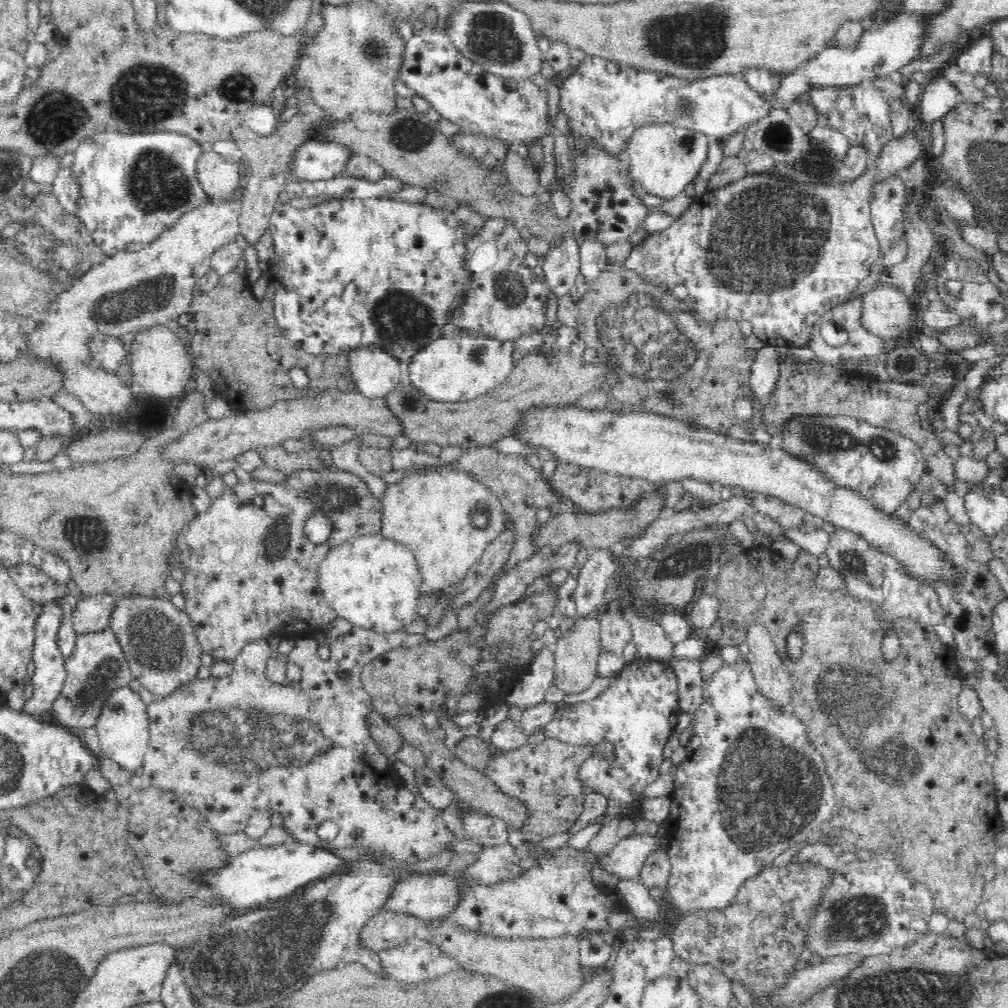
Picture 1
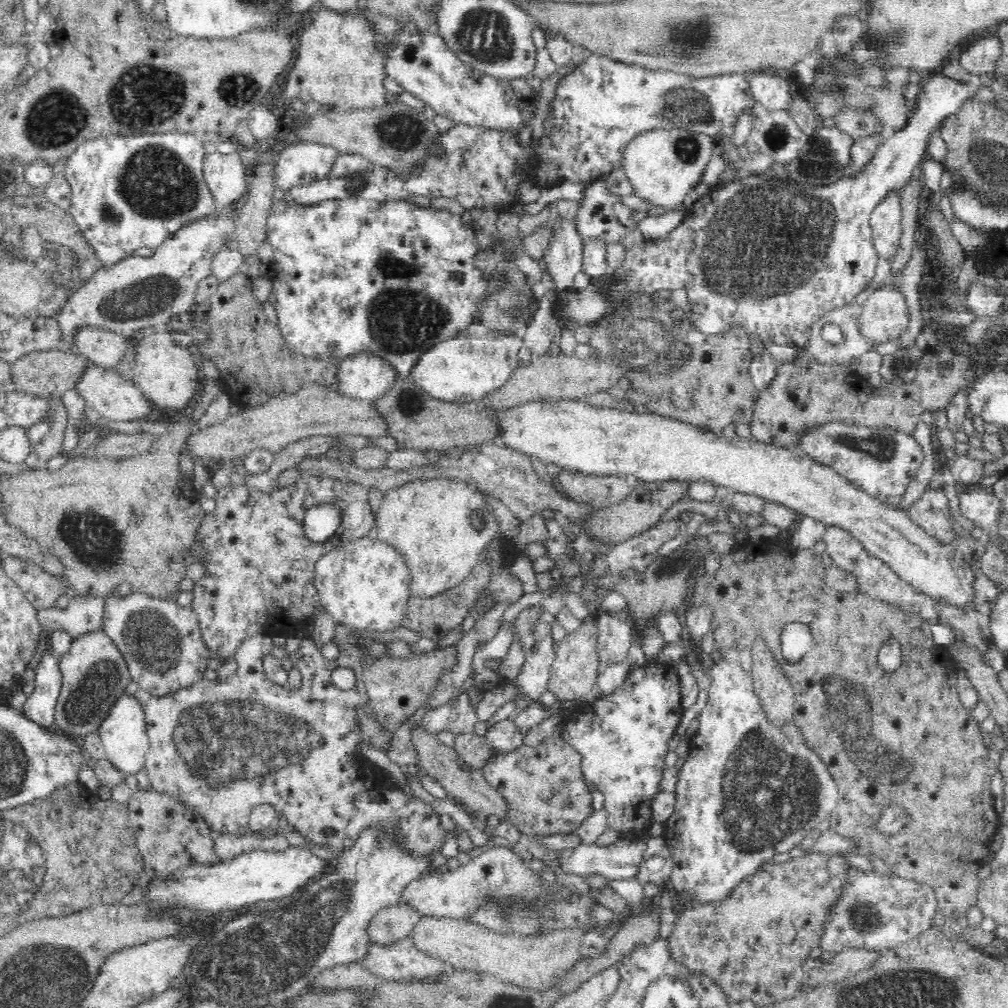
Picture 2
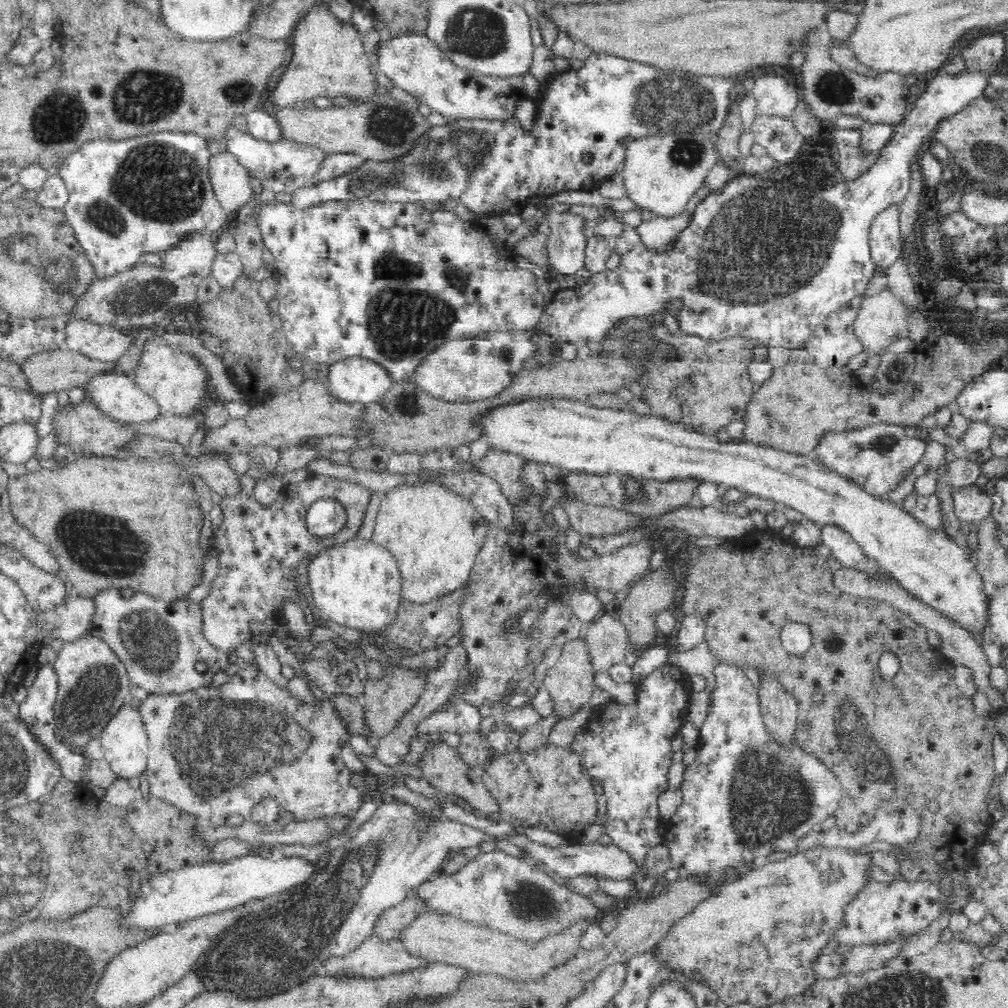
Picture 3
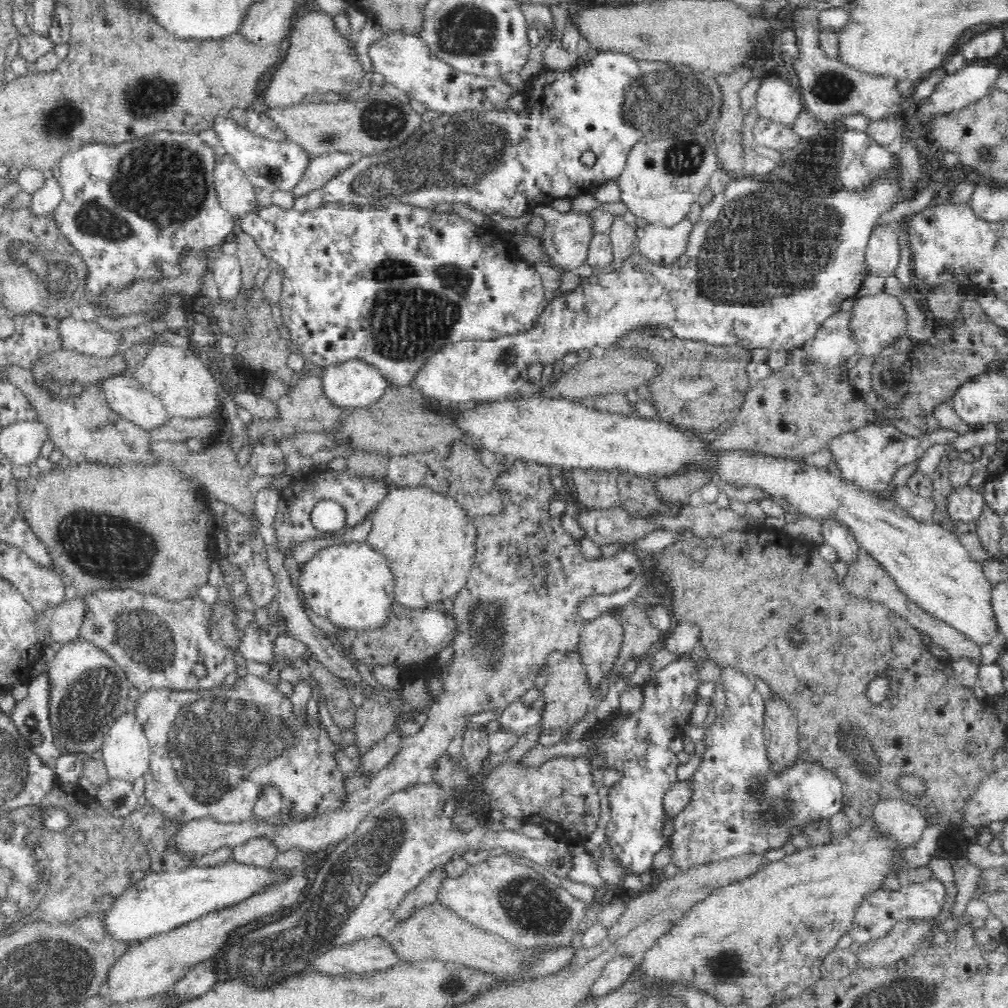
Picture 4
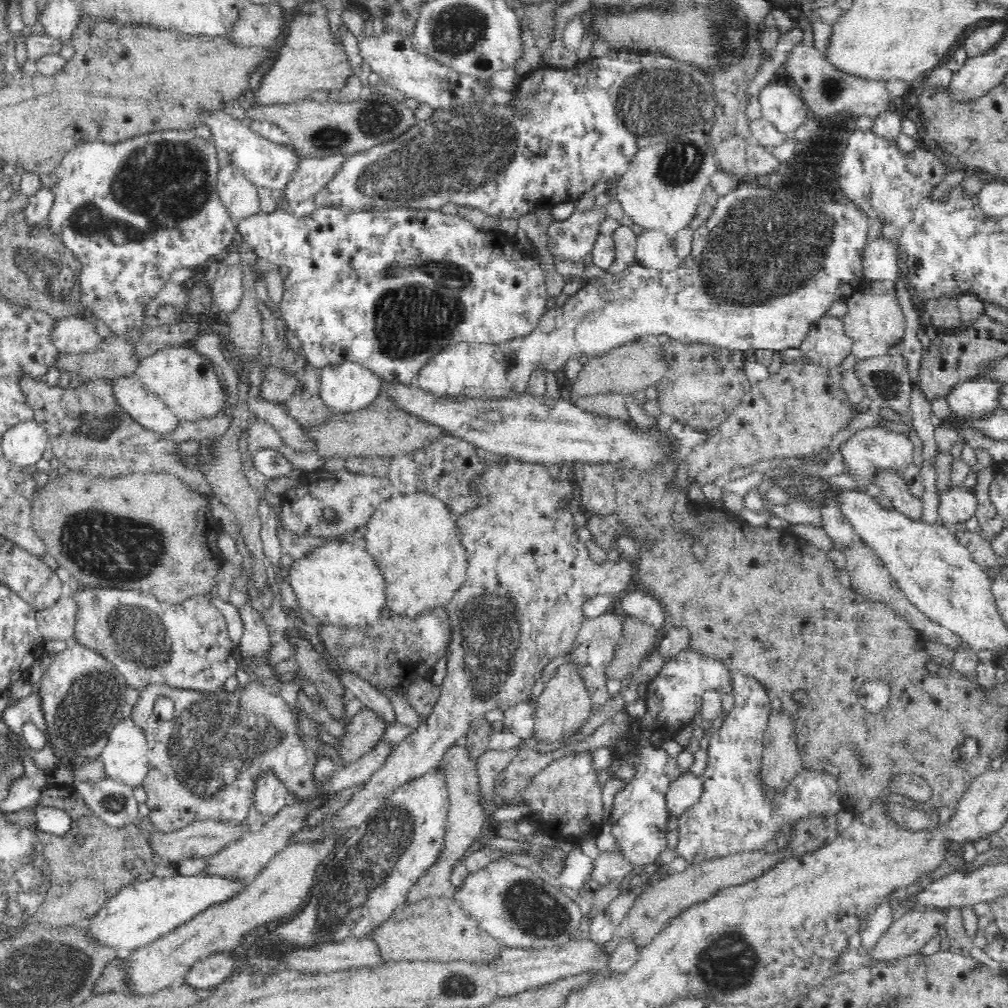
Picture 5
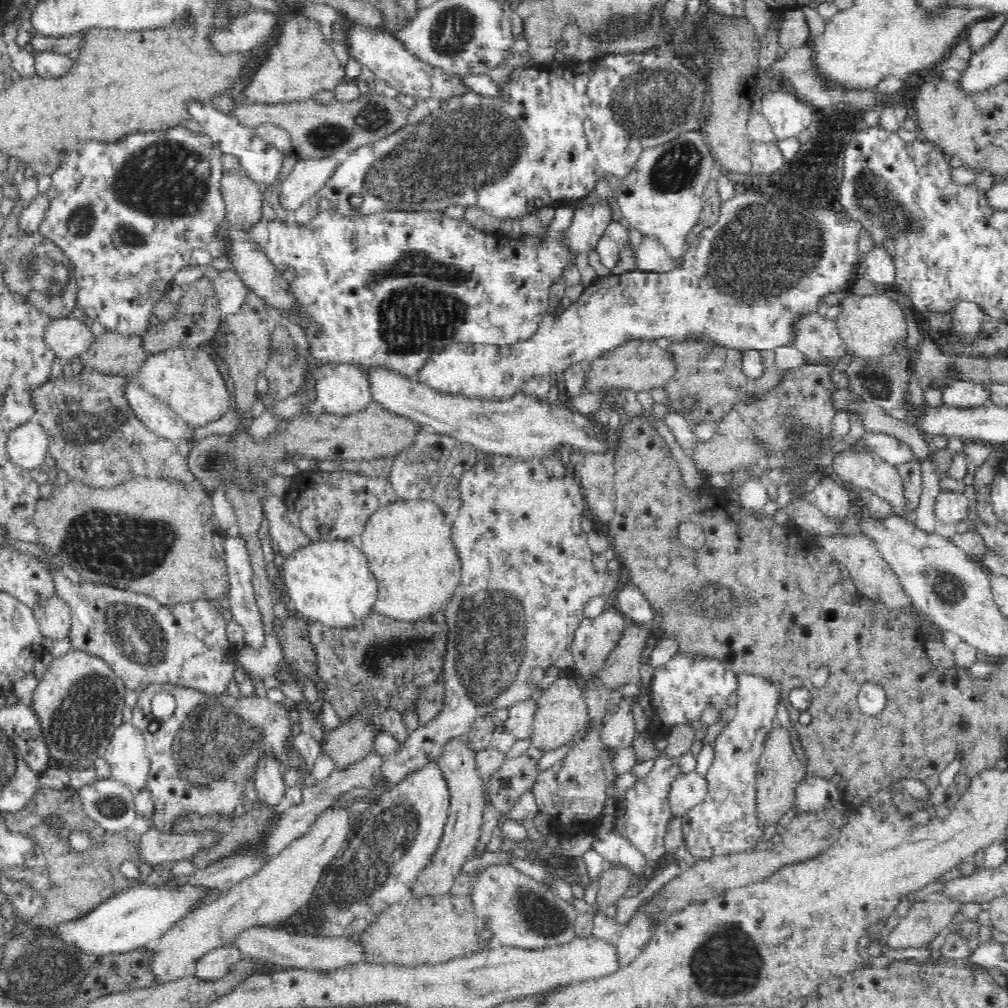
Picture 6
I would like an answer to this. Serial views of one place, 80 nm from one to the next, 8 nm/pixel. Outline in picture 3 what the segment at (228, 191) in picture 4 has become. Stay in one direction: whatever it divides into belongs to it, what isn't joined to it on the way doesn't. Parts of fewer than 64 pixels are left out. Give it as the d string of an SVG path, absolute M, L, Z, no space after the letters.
M211 154L208 166L209 181L218 204L233 216L246 210L253 201L255 184L236 155Z

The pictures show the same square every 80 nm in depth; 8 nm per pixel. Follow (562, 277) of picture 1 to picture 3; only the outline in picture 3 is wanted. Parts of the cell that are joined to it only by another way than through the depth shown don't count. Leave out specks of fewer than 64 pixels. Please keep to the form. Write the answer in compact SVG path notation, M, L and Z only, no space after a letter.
M546 205L544 209L548 209L548 242L547 255L550 266L548 269L554 276L572 276L576 274L580 268L585 266L585 246L586 232L583 232L583 226L586 224L582 217L572 216L572 214L558 213L551 211Z

